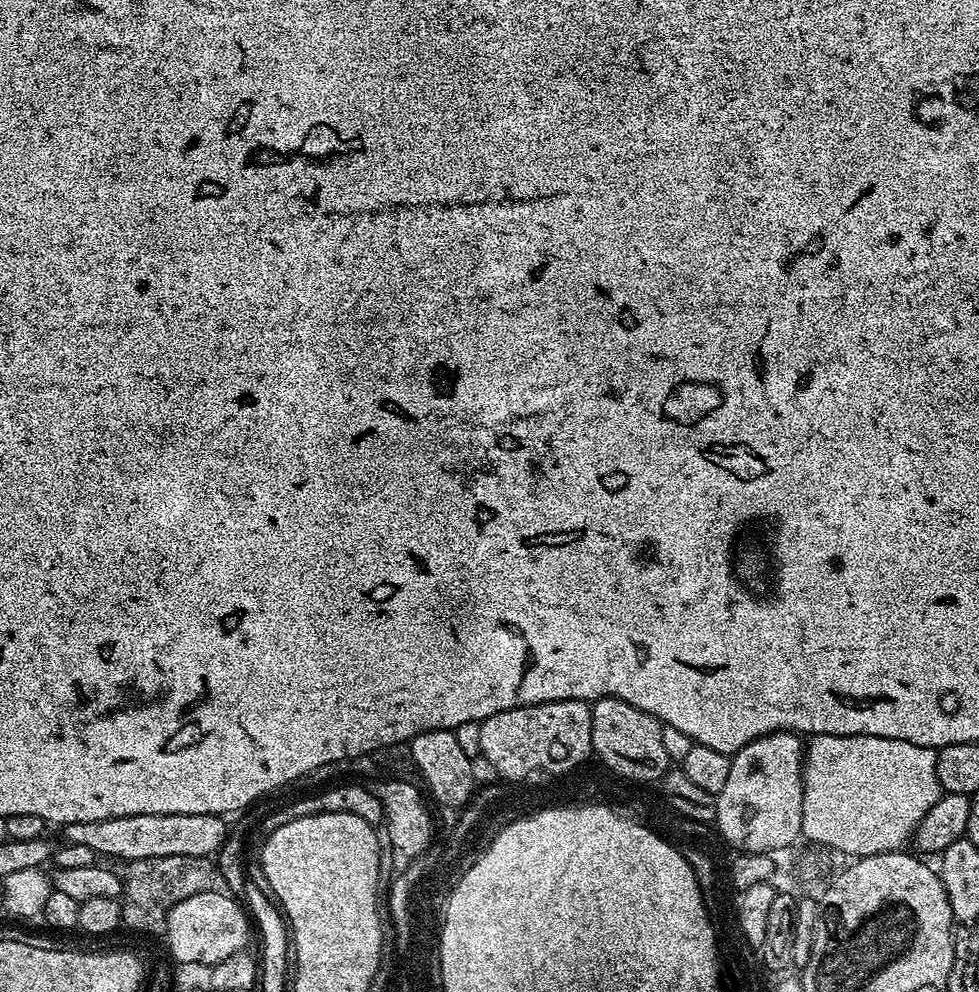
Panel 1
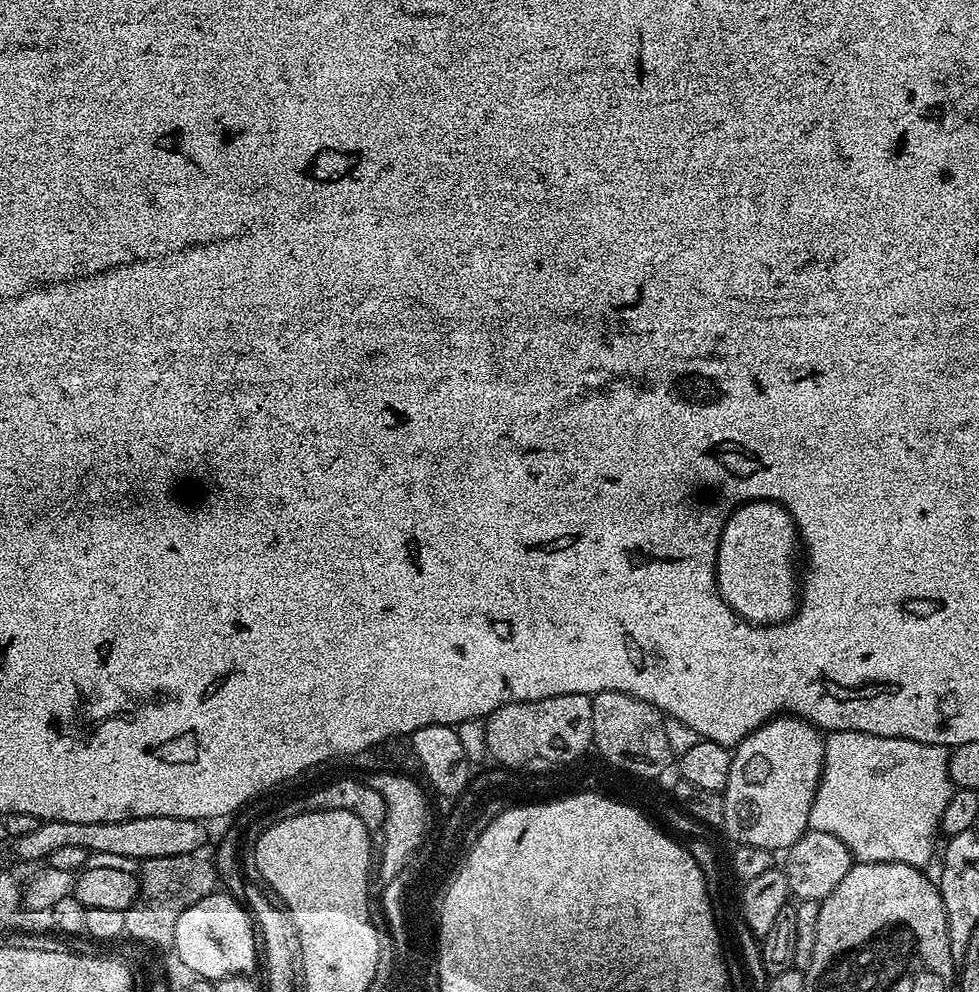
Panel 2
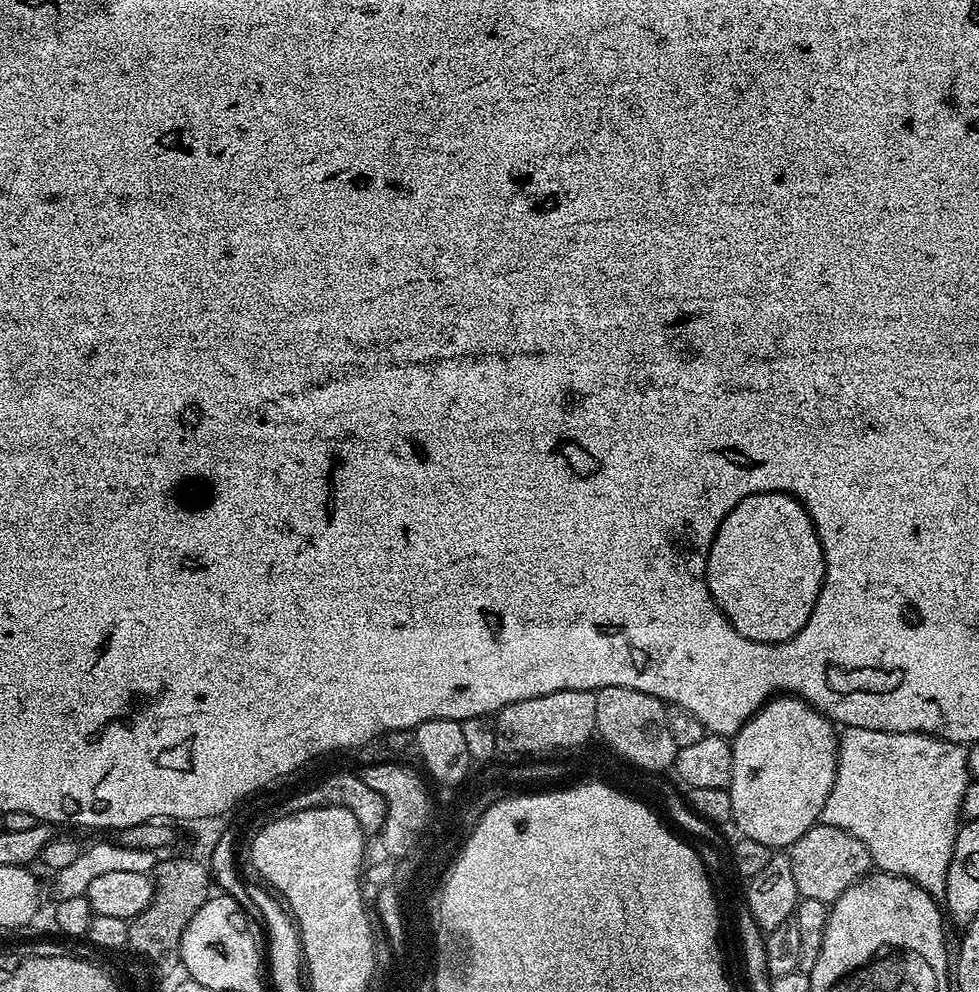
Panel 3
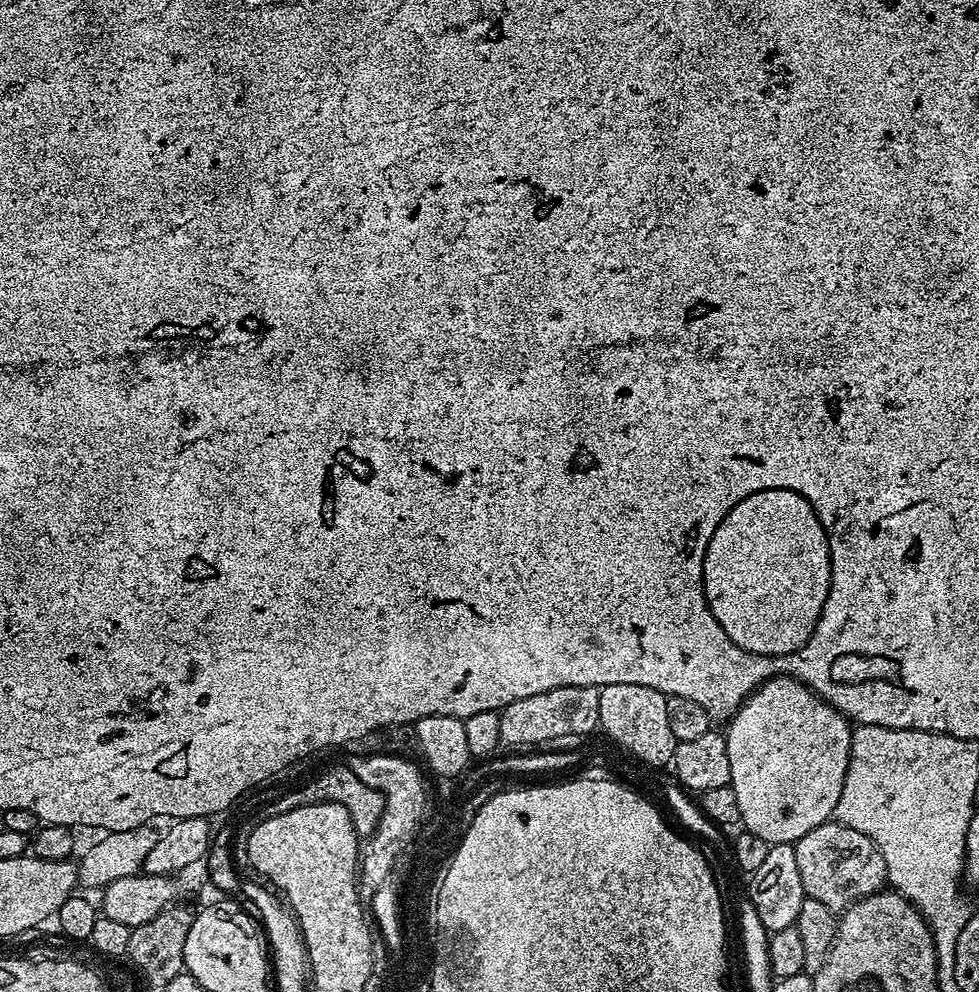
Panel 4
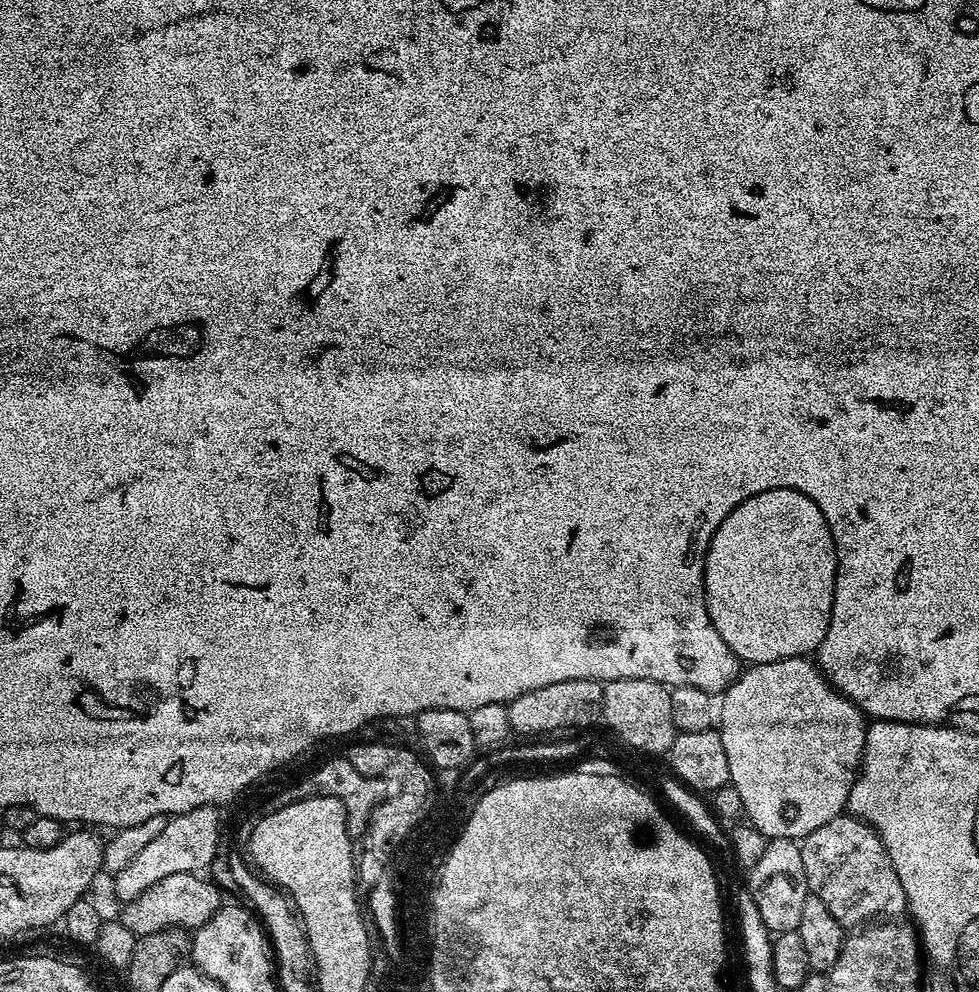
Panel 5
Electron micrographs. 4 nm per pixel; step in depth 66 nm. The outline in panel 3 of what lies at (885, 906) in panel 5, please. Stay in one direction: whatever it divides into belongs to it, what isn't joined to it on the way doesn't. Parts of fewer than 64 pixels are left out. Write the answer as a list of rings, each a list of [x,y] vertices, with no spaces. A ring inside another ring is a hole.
[[[826,823],[817,824],[808,830],[798,842],[789,845],[787,857],[797,893],[802,898],[815,898],[827,904],[831,904],[850,885],[867,875],[873,865],[869,851],[862,842],[849,832],[830,827]]]

